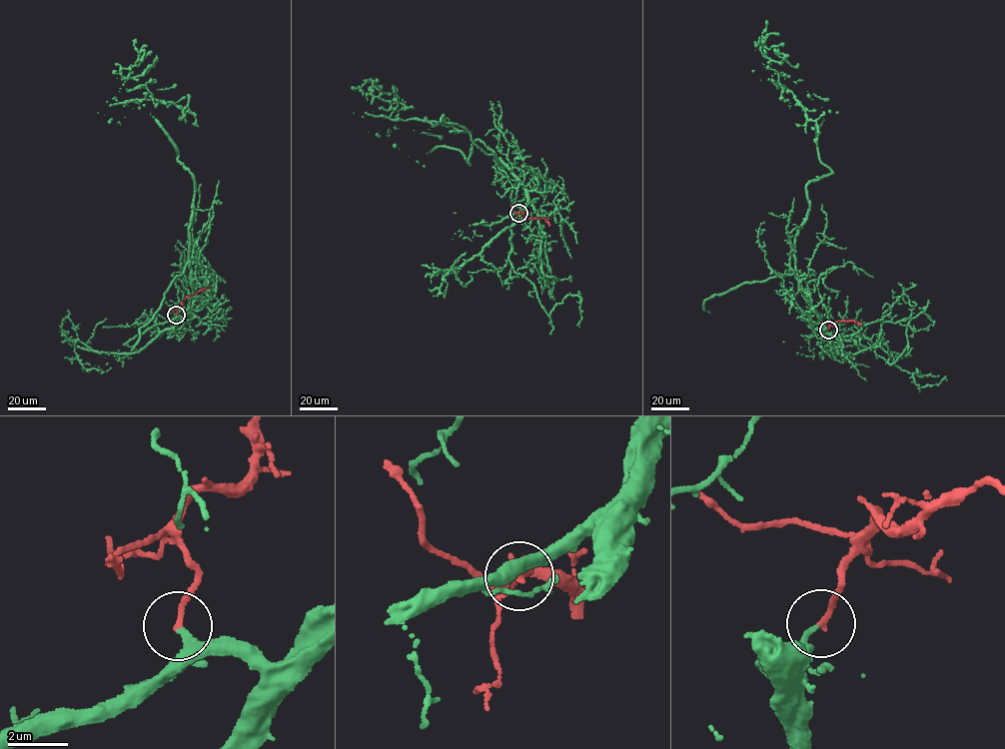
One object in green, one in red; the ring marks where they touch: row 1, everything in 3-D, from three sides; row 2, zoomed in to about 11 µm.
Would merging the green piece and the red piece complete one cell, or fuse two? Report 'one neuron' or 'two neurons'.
one neuron

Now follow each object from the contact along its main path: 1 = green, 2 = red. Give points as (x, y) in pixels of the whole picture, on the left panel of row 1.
1: (177, 315), (195, 292), (195, 186), (163, 127), (188, 108), (132, 101), (148, 91), (129, 77), (142, 62)
2: (176, 315), (177, 307), (186, 297), (205, 289)

